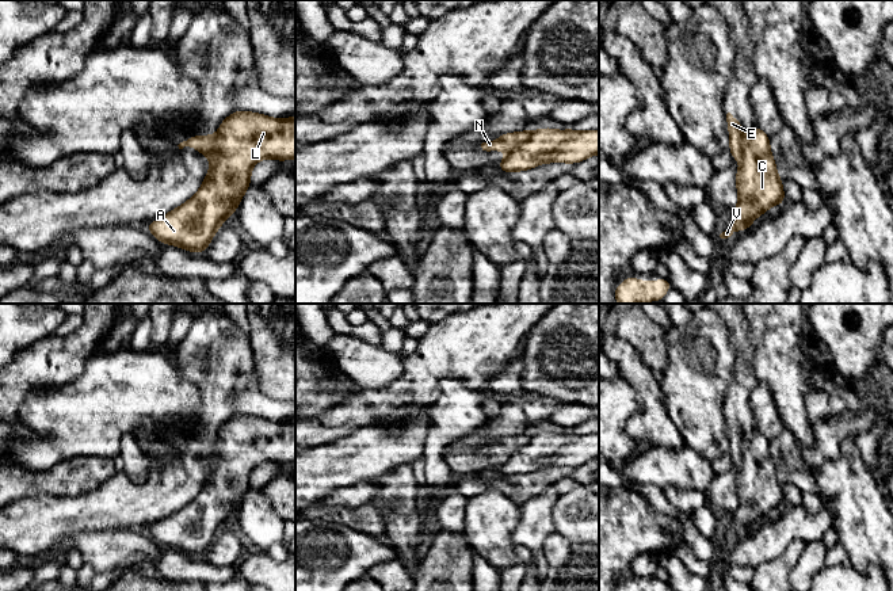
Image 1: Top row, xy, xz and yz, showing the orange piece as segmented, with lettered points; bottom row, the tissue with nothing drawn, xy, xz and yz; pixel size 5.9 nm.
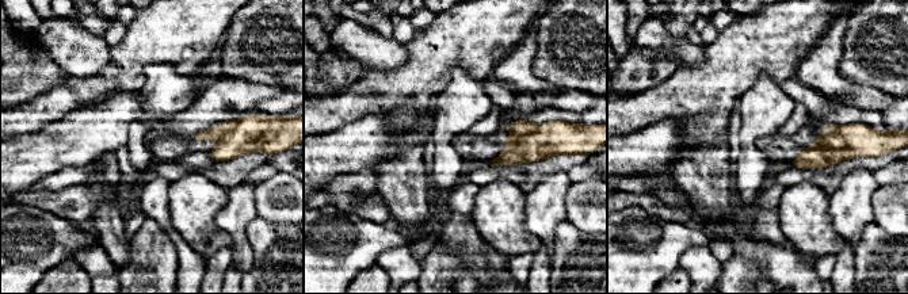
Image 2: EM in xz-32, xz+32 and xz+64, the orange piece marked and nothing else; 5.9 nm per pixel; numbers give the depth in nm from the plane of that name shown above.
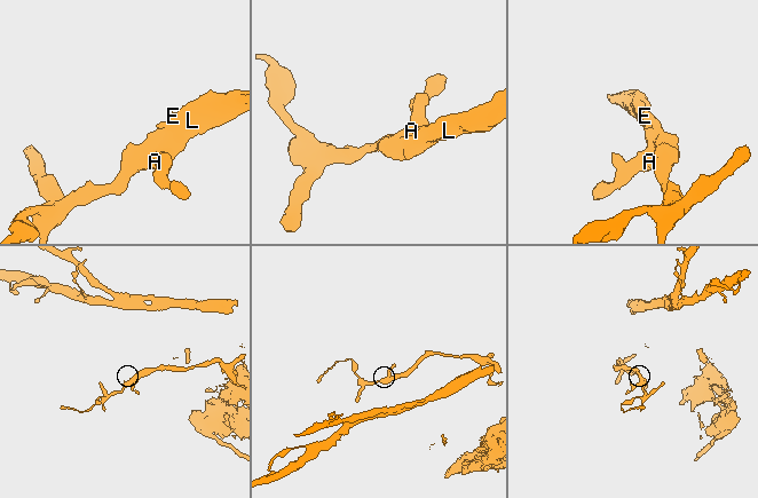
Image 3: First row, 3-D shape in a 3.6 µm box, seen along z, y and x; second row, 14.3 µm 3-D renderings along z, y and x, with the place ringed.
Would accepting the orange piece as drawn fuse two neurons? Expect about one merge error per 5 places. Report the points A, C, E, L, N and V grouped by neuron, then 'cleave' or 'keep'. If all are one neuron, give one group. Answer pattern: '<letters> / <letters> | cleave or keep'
A C L V / E N | cleave

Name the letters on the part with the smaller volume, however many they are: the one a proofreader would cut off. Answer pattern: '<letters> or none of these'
E, N

